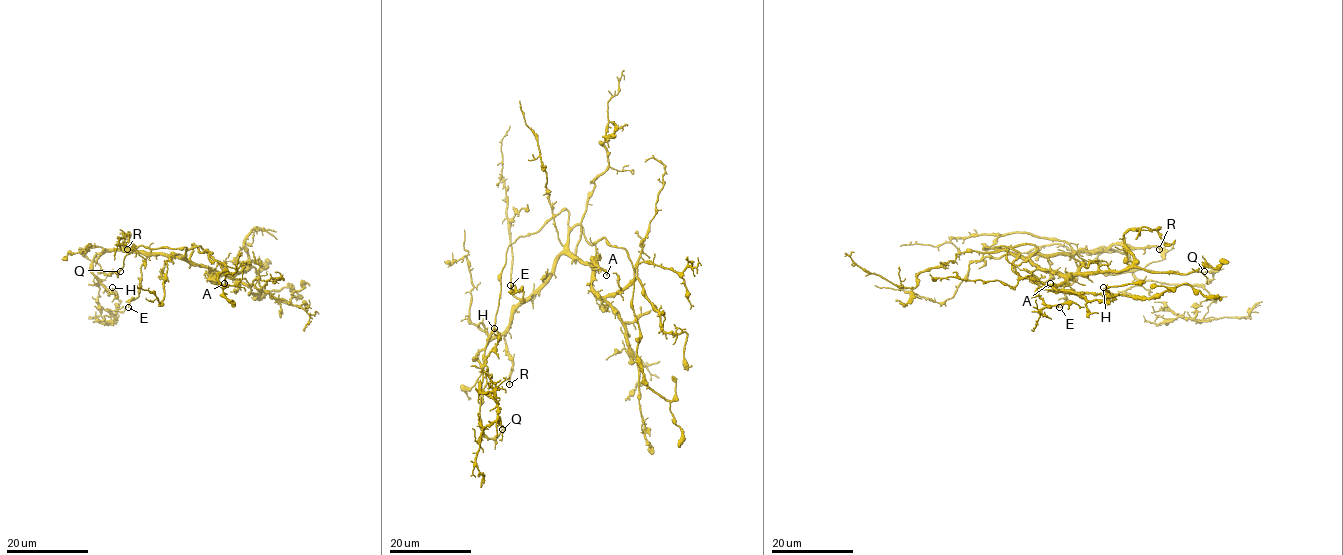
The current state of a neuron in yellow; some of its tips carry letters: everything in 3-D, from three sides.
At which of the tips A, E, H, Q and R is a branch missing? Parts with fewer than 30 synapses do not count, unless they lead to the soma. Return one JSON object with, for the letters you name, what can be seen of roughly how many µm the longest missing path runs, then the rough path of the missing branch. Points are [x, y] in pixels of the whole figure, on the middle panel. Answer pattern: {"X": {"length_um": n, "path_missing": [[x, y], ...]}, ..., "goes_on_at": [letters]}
{"R": {"length_um": 30, "path_missing": [[509, 384], [504, 410], [510, 412], [509, 419], [520, 429], [519, 462], [515, 465]]}, "goes_on_at": ["R"]}

